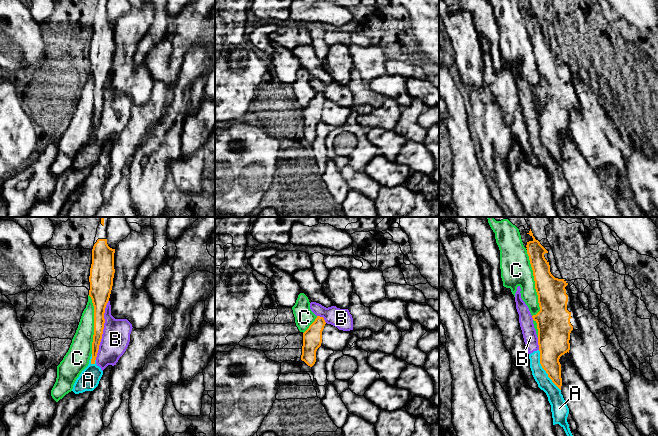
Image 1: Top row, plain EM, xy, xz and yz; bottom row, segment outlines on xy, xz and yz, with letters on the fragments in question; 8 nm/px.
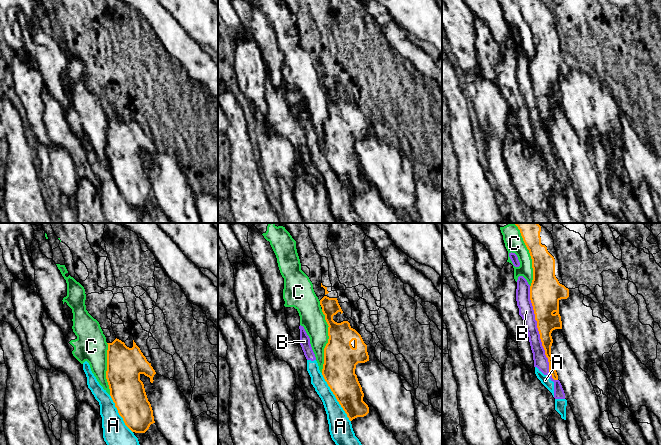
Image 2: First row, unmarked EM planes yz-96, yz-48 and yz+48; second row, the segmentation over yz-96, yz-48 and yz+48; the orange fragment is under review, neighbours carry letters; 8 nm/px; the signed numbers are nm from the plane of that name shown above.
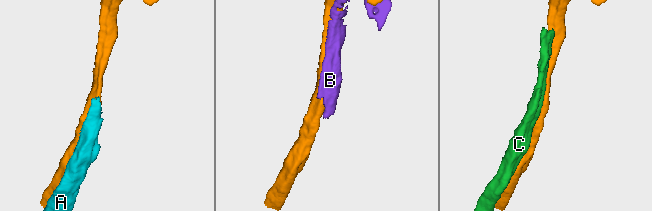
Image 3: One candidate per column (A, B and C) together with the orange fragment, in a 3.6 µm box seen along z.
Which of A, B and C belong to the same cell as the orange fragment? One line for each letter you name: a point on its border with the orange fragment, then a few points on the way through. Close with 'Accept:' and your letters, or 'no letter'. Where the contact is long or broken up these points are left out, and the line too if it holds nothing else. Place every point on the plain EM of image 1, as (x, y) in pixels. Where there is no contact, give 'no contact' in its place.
Accept: no letter

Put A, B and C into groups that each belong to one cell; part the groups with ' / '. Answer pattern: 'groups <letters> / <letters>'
groups A B / C

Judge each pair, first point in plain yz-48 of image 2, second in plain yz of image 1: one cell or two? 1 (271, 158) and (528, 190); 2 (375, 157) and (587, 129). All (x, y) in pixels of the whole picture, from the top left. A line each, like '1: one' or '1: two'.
1: two
2: one

